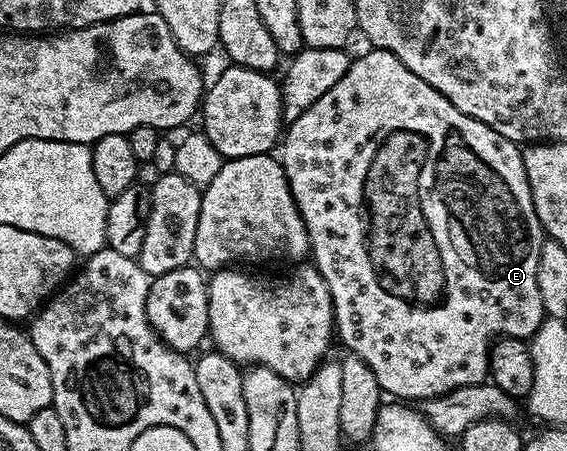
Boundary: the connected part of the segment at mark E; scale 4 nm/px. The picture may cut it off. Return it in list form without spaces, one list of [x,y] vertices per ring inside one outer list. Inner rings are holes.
[[[369,48],[366,51],[366,54],[361,54],[358,58],[356,55],[350,61],[347,68],[347,76],[343,76],[343,80],[339,80],[339,84],[335,84],[335,88],[330,88],[324,96],[319,96],[319,100],[315,100],[315,104],[311,104],[311,108],[307,108],[307,112],[303,112],[303,116],[299,116],[299,120],[288,123],[287,129],[283,134],[283,141],[279,146],[279,151],[281,150],[279,161],[282,168],[285,169],[285,175],[291,188],[291,196],[295,200],[295,204],[303,216],[303,224],[307,228],[309,254],[311,255],[312,265],[317,267],[318,272],[323,276],[323,280],[327,280],[327,288],[331,292],[333,325],[339,342],[346,346],[344,349],[348,353],[359,356],[361,360],[366,361],[367,366],[371,368],[371,372],[375,372],[375,380],[379,380],[382,391],[386,395],[393,394],[389,396],[397,400],[413,400],[409,398],[428,400],[443,396],[455,388],[467,388],[471,384],[479,384],[486,381],[489,378],[489,350],[493,347],[494,342],[499,338],[532,339],[533,334],[539,328],[539,324],[547,317],[543,308],[543,296],[539,296],[539,248],[543,241],[543,231],[539,216],[535,212],[535,204],[531,196],[527,172],[521,159],[523,153],[522,147],[516,142],[499,136],[499,132],[487,128],[487,124],[483,124],[479,120],[459,112],[459,108],[455,108],[455,104],[451,104],[451,100],[447,100],[447,96],[443,96],[435,88],[431,88],[431,84],[419,80],[419,76],[415,76],[415,72],[411,72],[411,68],[403,65],[391,52],[376,48]]]

